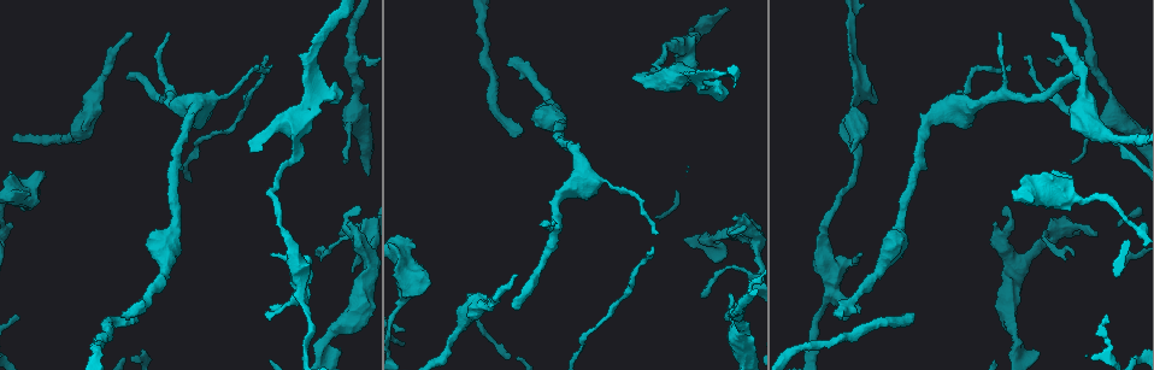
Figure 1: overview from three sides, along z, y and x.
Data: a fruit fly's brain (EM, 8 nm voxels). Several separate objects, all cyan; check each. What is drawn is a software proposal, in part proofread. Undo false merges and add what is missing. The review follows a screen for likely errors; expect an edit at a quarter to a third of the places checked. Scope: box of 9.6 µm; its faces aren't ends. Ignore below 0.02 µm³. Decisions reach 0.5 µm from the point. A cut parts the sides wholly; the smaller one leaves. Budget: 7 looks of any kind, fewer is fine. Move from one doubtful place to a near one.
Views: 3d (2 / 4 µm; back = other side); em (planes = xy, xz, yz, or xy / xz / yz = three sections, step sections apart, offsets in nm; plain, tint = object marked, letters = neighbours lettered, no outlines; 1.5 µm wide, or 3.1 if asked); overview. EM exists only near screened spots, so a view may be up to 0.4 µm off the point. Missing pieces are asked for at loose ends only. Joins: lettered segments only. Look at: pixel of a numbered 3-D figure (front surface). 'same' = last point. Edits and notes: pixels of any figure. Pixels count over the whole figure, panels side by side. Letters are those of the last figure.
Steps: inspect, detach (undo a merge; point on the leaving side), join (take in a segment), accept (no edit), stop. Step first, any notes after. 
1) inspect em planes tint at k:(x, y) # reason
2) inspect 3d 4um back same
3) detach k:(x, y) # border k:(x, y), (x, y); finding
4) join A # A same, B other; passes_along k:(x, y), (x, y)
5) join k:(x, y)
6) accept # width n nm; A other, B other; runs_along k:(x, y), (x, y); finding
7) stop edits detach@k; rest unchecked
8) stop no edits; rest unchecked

inspect 3d 2um at 1:(1071, 163) # branch stops here

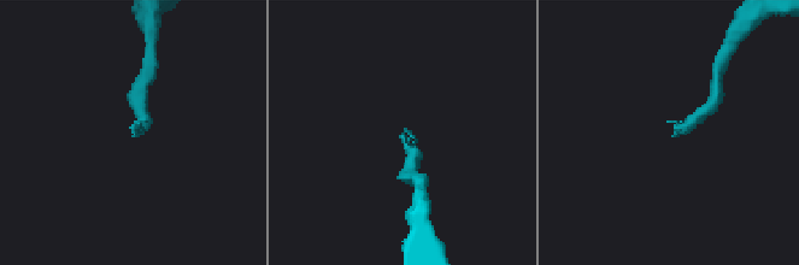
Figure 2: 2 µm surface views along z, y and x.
inspect em planes letters at 2:(676, 135) # now the EM

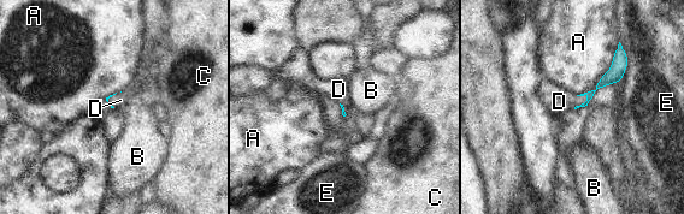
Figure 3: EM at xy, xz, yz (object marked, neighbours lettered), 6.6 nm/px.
join D # A other, B other, C other, D same, E other; it goes on there

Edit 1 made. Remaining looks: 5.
inspect overview # redraw

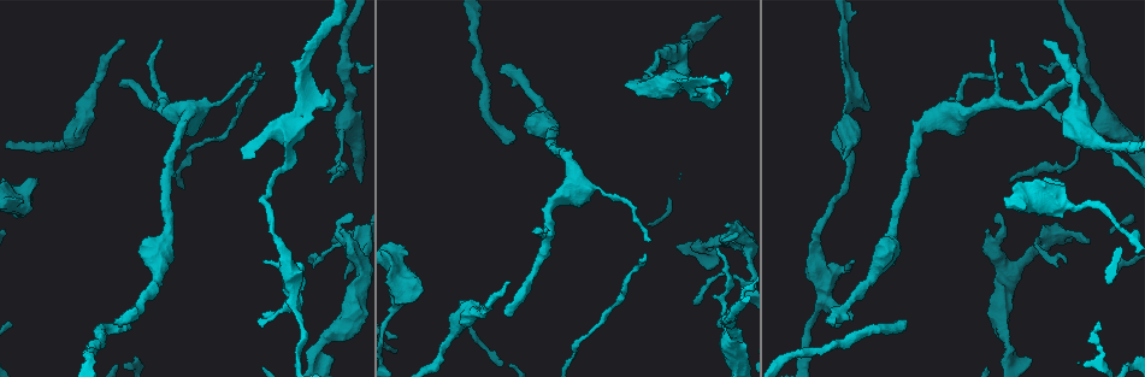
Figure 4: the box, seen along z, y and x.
inspect 3d 2um at 4:(310, 262) # tapers out

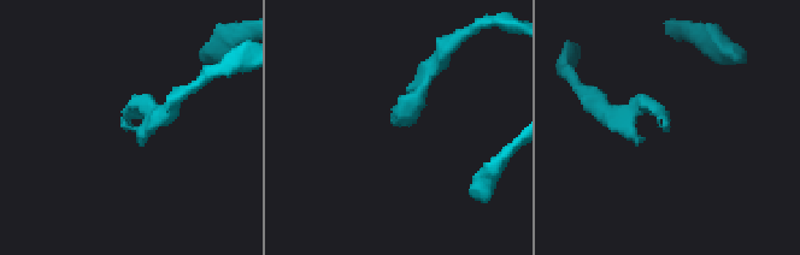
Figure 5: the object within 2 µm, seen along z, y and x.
inspect em xy step 4 tint at 5:(395, 123)

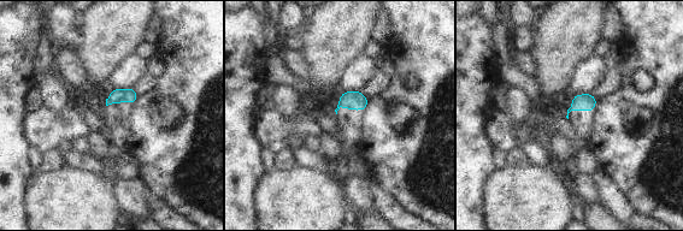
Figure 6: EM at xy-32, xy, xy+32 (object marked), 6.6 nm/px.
inspect em planes letters same # cut it another way

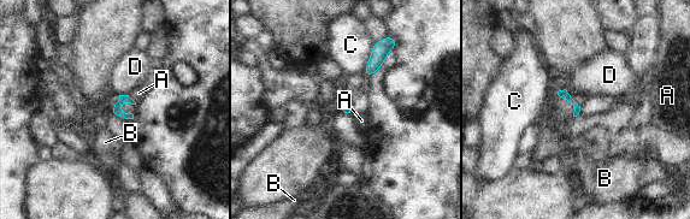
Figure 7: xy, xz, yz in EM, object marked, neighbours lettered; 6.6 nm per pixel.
accept # A other, B other, C other, D other; no lettered segment goes on from it

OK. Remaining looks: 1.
stop edits join@3; rest unchecked

